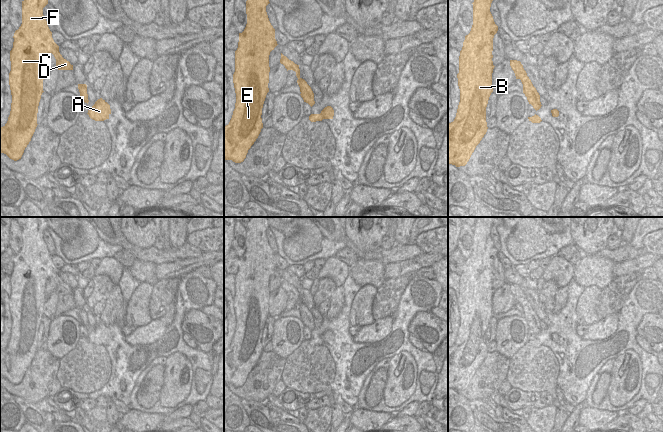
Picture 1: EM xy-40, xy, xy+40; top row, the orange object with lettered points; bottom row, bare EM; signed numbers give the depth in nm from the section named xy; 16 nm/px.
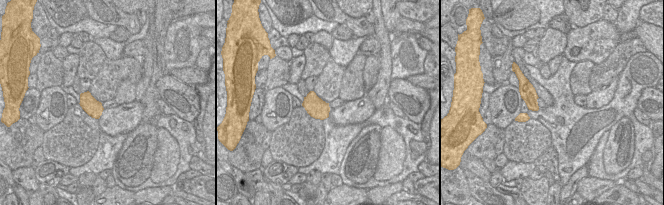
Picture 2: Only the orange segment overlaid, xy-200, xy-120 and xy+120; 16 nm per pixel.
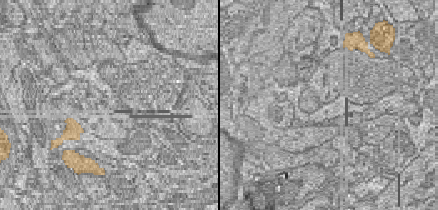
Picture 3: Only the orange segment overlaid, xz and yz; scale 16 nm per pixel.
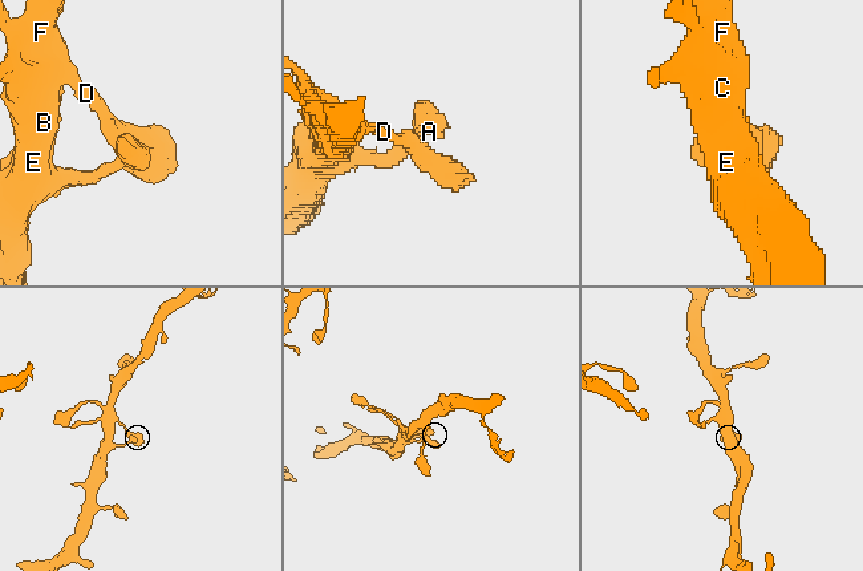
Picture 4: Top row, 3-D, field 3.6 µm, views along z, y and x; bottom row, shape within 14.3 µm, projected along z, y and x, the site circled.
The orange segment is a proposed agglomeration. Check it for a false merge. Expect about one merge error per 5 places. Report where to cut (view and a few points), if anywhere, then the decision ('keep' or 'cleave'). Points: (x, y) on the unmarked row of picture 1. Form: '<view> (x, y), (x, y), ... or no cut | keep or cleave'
no cut | keep

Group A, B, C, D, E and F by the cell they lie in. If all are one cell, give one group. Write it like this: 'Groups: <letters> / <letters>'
Groups: A B C D E F

